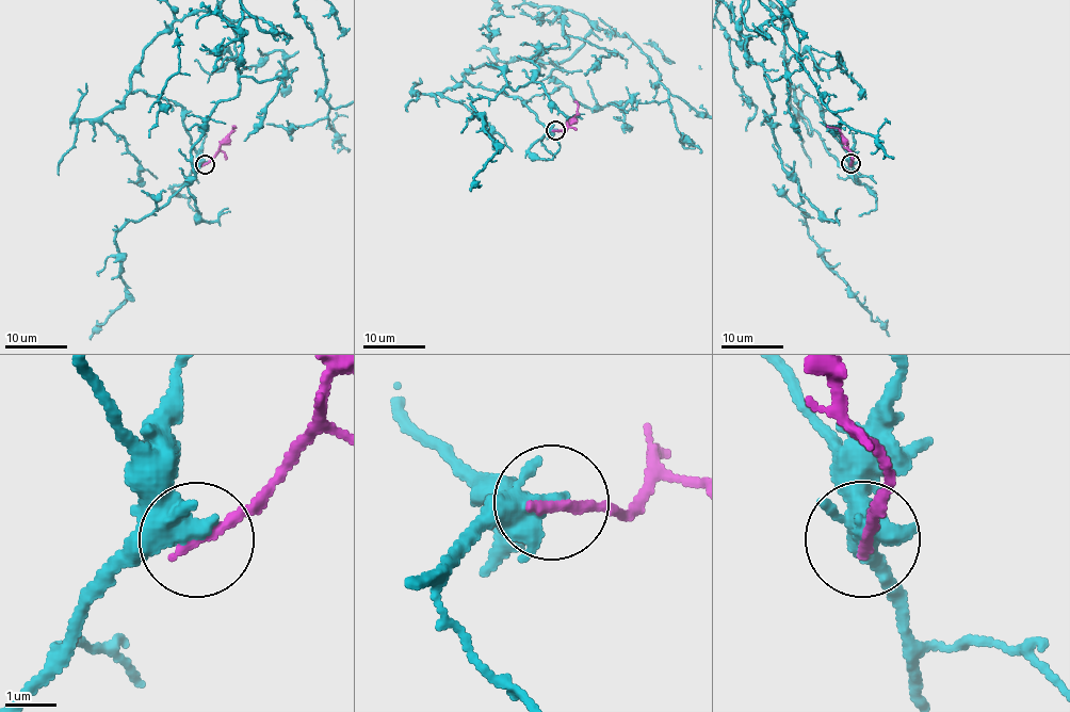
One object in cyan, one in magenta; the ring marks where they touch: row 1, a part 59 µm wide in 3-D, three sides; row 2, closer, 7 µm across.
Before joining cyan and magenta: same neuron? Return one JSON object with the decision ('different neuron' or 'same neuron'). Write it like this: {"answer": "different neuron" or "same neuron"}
{"answer": "different neuron"}

